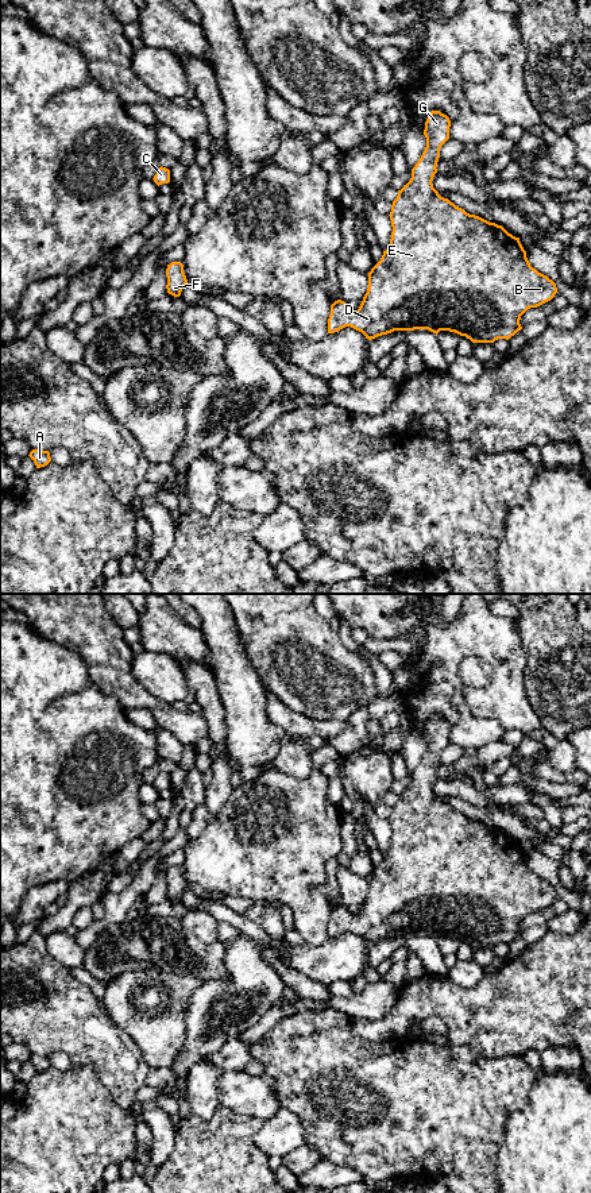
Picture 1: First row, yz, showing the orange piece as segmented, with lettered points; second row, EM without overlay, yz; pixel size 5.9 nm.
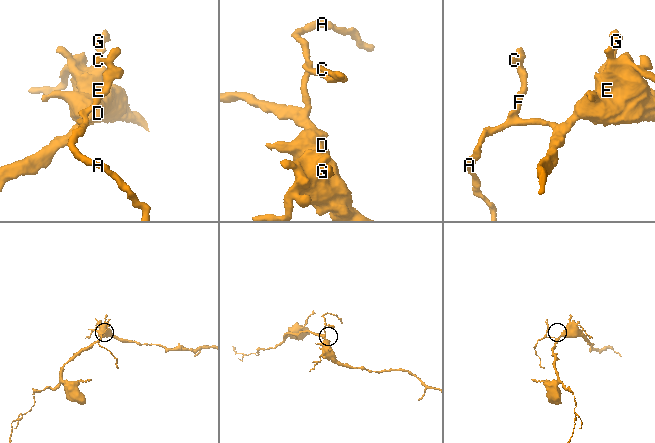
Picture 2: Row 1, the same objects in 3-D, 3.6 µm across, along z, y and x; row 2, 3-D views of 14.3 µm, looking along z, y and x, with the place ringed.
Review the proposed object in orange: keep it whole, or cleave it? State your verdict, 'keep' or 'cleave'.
keep

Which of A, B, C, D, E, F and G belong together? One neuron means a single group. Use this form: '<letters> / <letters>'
A B C D E F G

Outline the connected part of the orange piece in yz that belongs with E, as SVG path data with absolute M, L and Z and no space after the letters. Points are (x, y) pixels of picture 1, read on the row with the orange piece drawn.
M432 111L425 121L424 135L426 147L412 169L410 181L398 190L393 201L391 239L381 260L368 273L368 289L358 310L337 300L331 305L328 333L345 327L362 332L368 340L394 331L428 329L455 332L472 343L494 343L498 339L509 340L522 329L521 316L530 308L551 301L557 293L556 283L533 269L526 258L519 238L509 233L502 225L490 223L479 216L470 215L444 198L433 188L441 146L449 139L451 120L440 111Z

